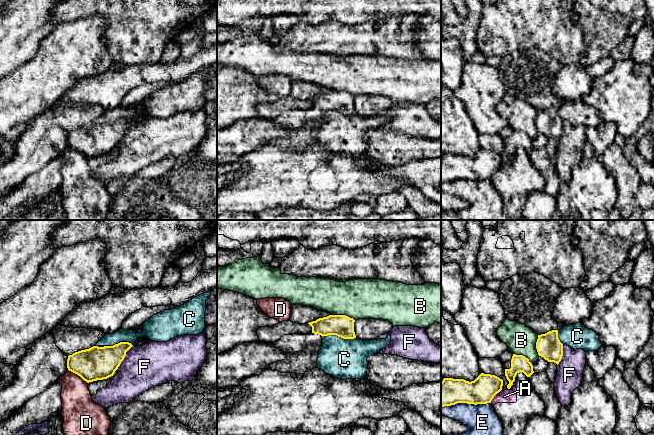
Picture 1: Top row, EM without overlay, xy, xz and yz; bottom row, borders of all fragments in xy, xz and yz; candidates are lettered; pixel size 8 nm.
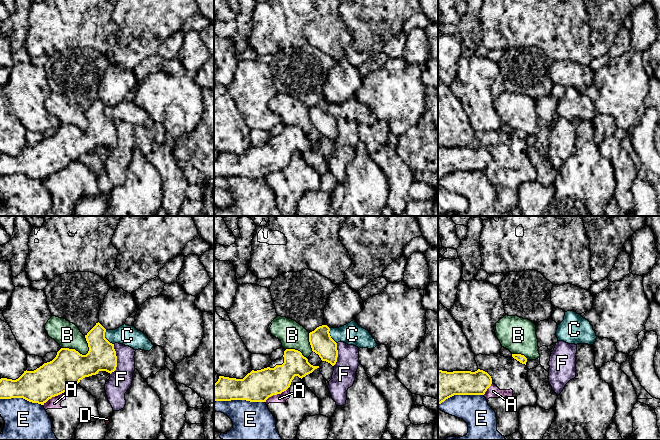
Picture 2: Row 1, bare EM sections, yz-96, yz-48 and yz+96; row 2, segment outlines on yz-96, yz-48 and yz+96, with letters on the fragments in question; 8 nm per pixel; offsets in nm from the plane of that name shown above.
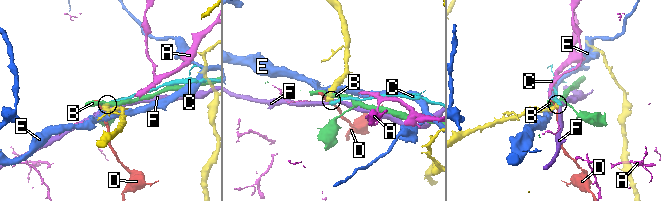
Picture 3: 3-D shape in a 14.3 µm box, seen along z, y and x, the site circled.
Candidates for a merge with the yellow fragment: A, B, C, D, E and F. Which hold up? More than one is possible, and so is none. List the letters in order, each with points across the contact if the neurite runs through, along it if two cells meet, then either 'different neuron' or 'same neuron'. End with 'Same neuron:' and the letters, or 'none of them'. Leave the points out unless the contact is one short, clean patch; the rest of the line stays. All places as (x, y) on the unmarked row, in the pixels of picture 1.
A: different neuron
B: different neuron
C: border along xz (326, 111), (355, 114); different neuron
D: border along xy (68, 145), (79, 151), (87, 159); different neuron
E: different neuron
F: different neuron
Same neuron: none of them

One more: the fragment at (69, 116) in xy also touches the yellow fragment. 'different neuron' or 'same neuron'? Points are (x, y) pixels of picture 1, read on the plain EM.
same neuron

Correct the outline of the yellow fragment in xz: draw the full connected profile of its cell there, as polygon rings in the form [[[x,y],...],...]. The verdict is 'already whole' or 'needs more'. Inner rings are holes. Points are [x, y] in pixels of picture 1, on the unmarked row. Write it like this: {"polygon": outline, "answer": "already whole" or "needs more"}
{"polygon": [[[329,91],[327,93],[319,94],[316,97],[309,98],[312,107],[307,110],[293,110],[284,111],[279,116],[274,118],[275,123],[283,127],[286,135],[269,141],[266,146],[279,147],[281,149],[296,149],[304,150],[316,144],[319,127],[321,126],[322,113],[328,111],[336,111],[343,115],[356,114],[354,108],[353,94],[346,91]]], "answer": "needs more"}

